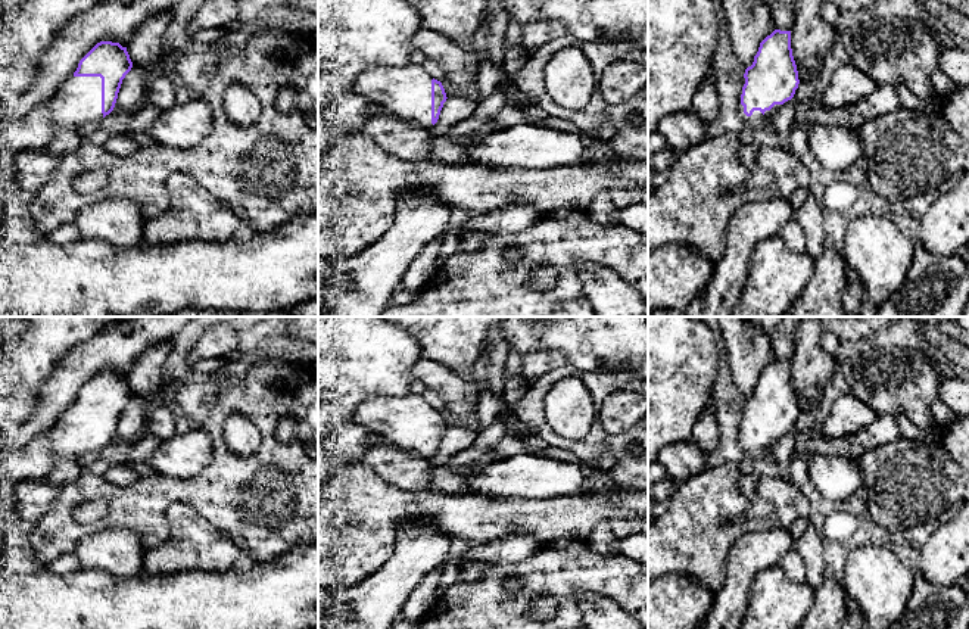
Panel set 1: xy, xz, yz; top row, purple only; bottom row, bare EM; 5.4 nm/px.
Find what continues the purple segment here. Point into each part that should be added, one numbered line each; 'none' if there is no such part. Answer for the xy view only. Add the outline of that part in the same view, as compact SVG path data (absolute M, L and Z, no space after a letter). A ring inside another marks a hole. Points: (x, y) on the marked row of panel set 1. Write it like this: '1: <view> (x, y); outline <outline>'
1: xy (77, 102); outline M72 75L38 106L44 108L54 122L54 137L43 150L60 159L81 146L82 125L103 119L102 78Z

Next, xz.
1: xz (405, 92); outline M418 63L370 68L358 75L353 91L380 105L387 113L430 130L431 80Z

